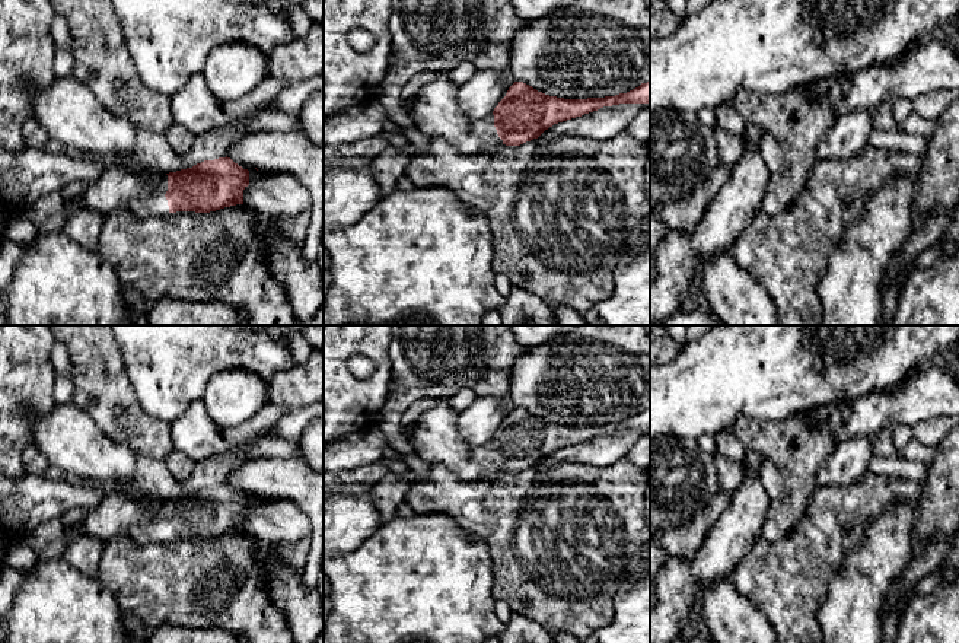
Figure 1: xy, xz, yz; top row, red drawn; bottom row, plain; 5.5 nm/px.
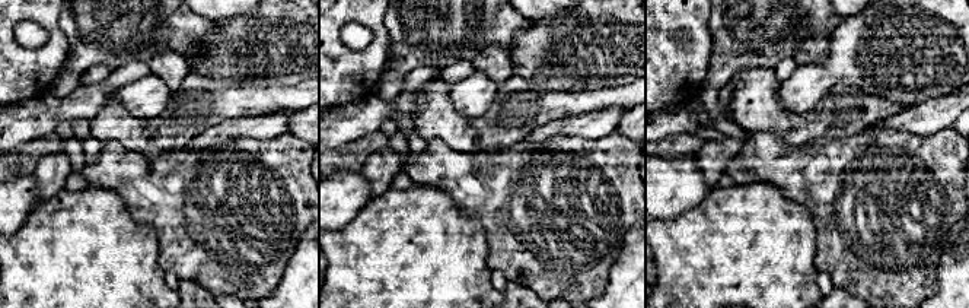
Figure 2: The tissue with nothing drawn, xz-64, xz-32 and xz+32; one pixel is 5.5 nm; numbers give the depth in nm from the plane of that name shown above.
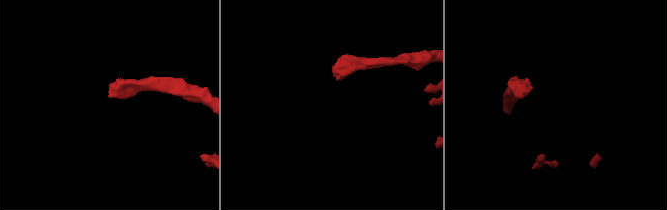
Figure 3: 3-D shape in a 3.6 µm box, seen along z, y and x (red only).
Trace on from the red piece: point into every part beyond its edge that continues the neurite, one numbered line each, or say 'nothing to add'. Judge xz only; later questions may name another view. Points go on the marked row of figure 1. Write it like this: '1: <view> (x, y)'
1: xz (436, 114)

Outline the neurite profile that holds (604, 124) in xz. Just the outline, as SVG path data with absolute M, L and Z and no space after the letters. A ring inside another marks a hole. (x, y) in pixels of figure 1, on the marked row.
M619 104L576 117L545 130L538 139L551 140L558 136L589 140L611 140L627 130L627 125L650 104Z

